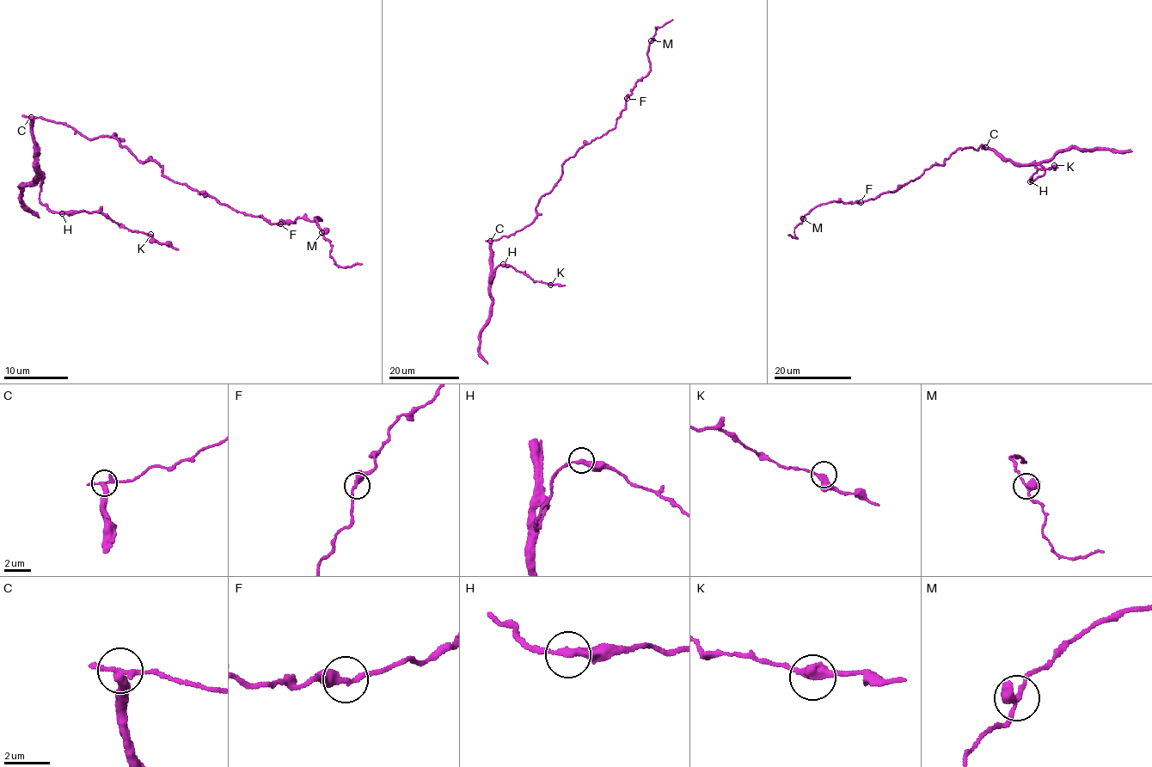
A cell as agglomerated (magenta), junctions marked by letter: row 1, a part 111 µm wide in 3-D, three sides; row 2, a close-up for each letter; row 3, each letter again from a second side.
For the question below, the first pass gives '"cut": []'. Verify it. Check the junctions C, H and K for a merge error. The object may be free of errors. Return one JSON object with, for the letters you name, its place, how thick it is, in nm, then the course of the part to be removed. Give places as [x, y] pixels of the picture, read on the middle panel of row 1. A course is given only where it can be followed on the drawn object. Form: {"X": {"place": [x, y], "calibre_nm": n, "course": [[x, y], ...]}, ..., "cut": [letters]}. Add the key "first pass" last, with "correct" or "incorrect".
{"C": {"place": [490, 241], "calibre_nm": 280, "course": [[490, 241], [531, 223], [566, 161], [614, 129], [631, 89], [650, 70], [654, 27], [672, 20]]}, "cut": ["C"], "first pass": "incorrect"}

